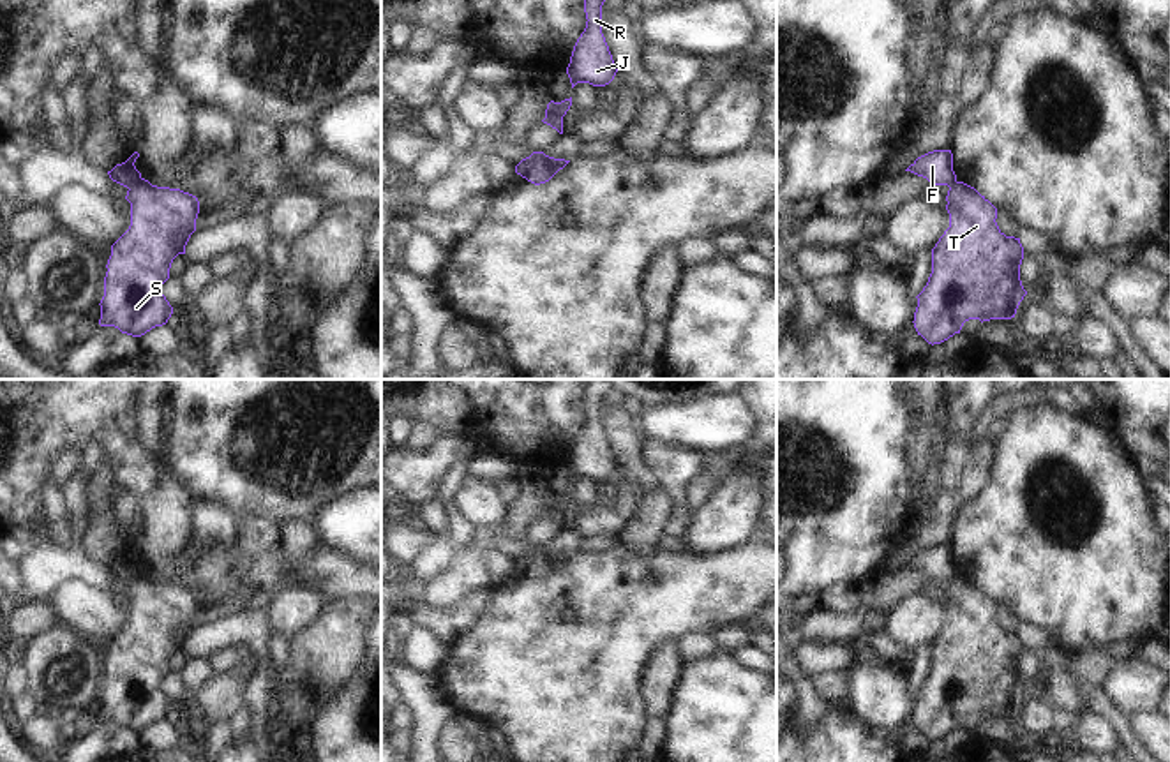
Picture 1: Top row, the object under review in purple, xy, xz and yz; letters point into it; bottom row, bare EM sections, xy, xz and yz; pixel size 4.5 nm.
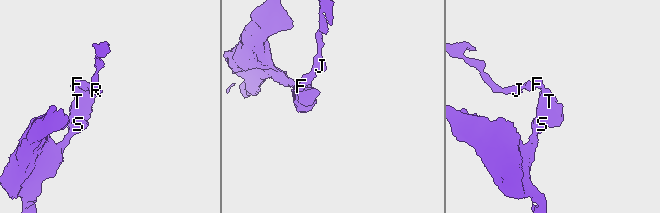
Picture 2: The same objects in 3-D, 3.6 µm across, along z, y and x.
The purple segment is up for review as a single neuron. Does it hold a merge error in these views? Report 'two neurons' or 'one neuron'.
two neurons

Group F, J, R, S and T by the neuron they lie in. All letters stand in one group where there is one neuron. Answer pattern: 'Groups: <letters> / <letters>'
Groups: F J R / S T.

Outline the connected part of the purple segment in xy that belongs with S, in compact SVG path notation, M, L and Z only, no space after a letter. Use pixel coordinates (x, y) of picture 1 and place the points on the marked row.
M141 178L129 187L125 199L131 203L131 226L111 245L104 296L101 300L101 326L115 326L122 333L141 337L155 326L162 326L173 314L173 307L162 295L162 284L169 279L169 268L196 231L199 201L180 189L157 187Z

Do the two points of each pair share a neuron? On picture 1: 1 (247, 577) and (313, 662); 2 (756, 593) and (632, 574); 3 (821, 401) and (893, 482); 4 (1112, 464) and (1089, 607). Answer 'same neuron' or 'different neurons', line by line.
1: different neurons
2: same neuron
3: same neuron
4: same neuron

